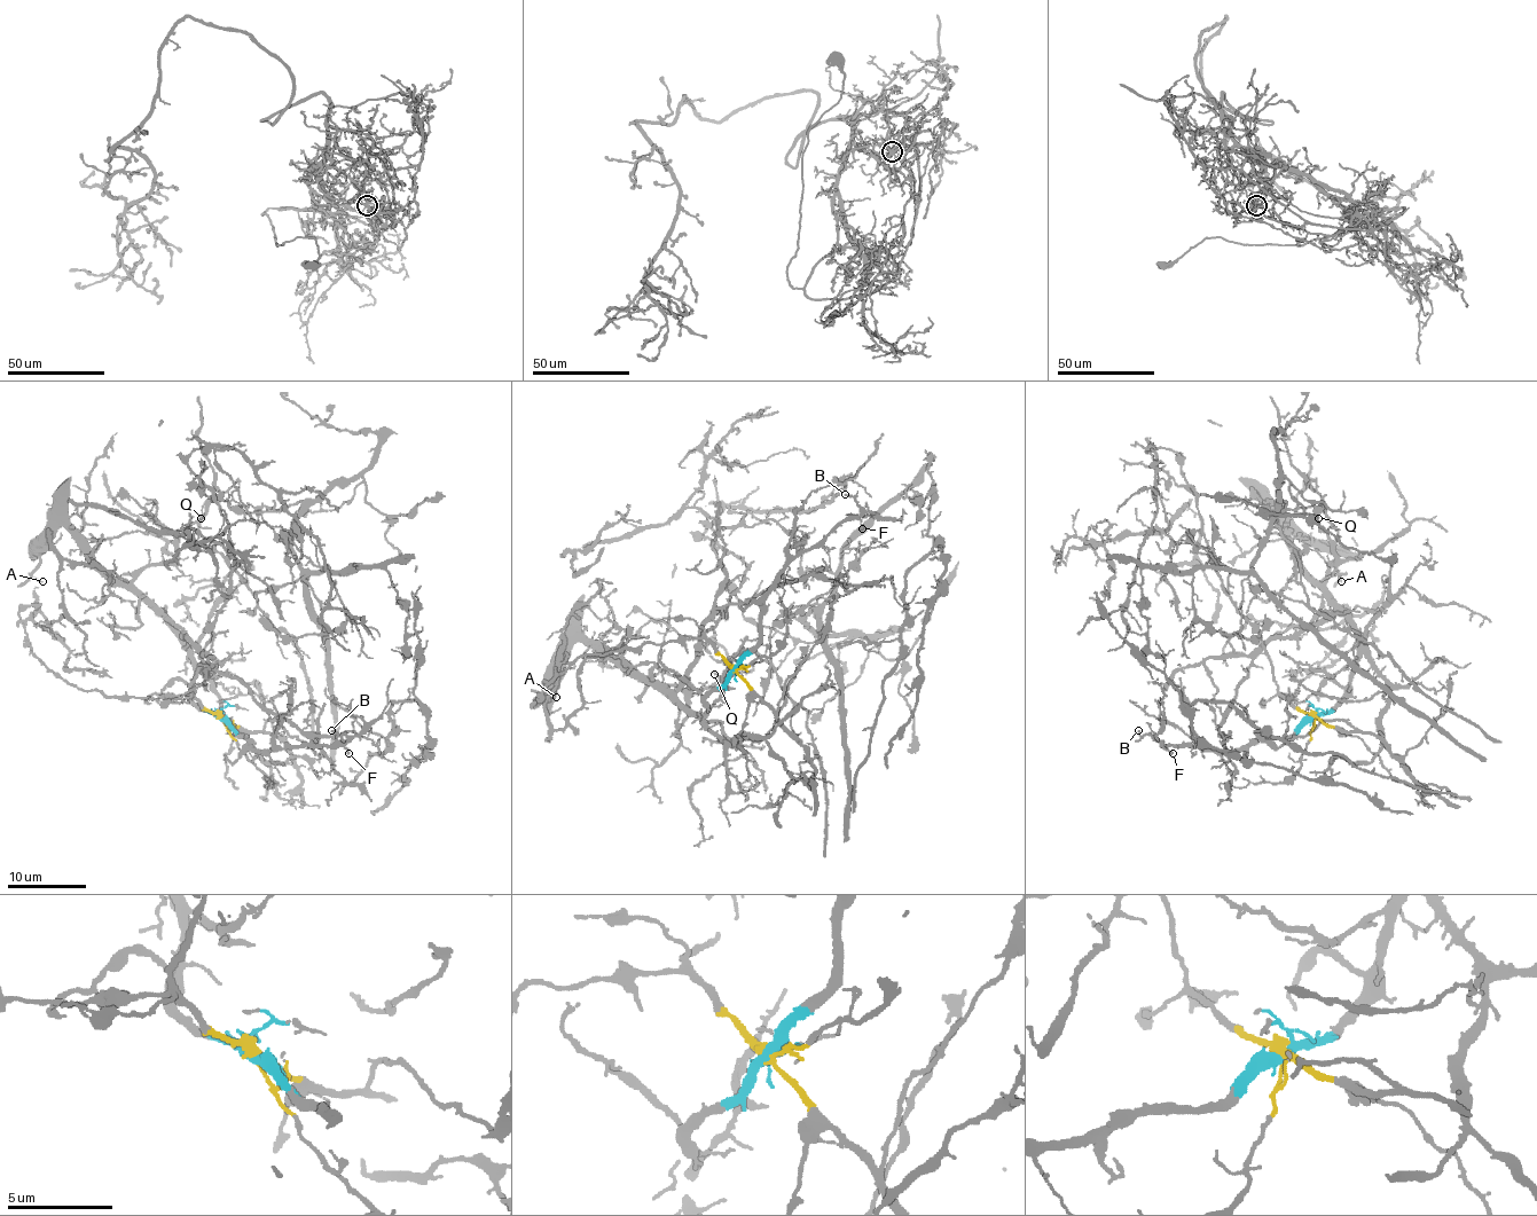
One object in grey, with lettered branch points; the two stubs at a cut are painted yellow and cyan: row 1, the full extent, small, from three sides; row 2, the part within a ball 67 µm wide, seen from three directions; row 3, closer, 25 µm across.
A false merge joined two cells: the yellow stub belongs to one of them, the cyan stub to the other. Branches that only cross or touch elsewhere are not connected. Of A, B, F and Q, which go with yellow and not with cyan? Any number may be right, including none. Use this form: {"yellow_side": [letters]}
{"yellow_side": []}

